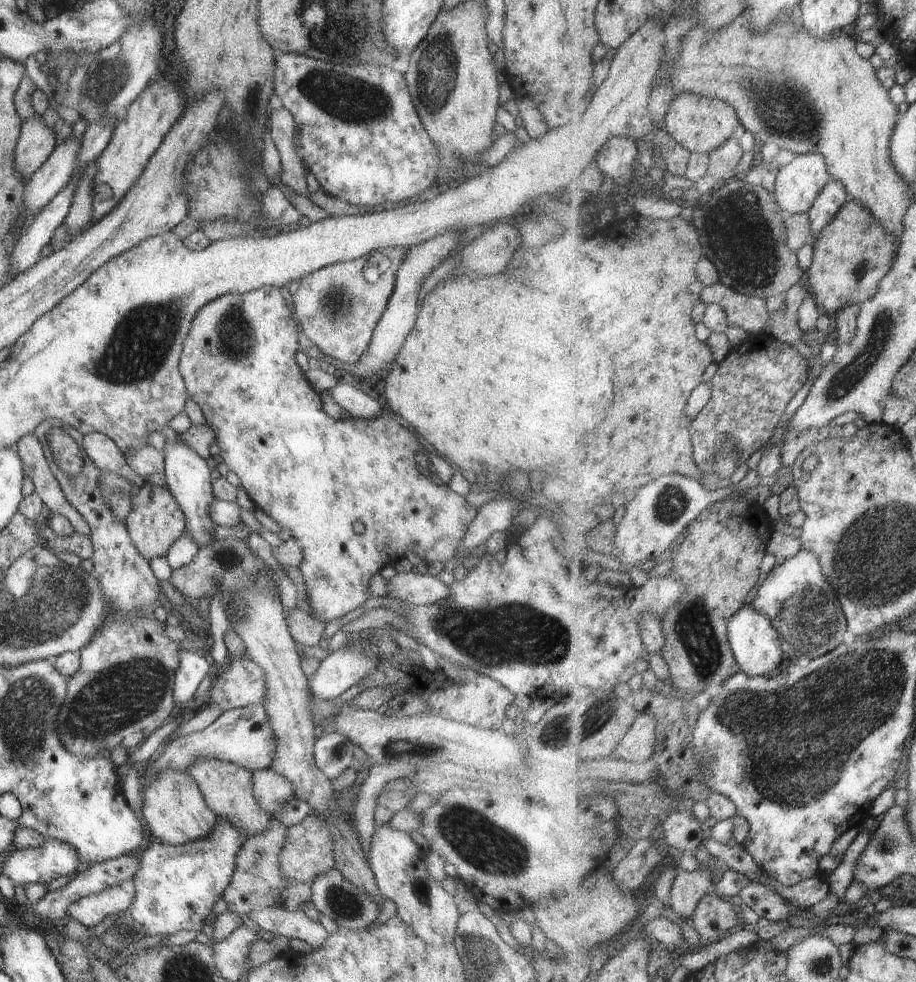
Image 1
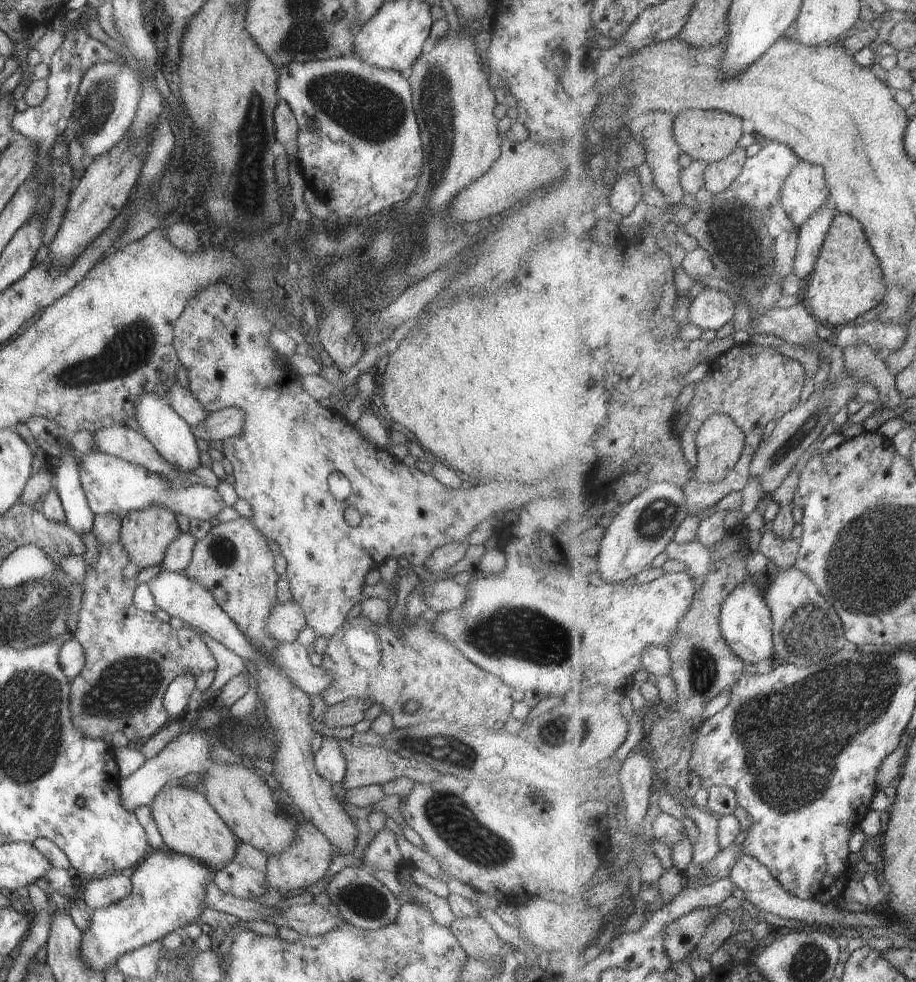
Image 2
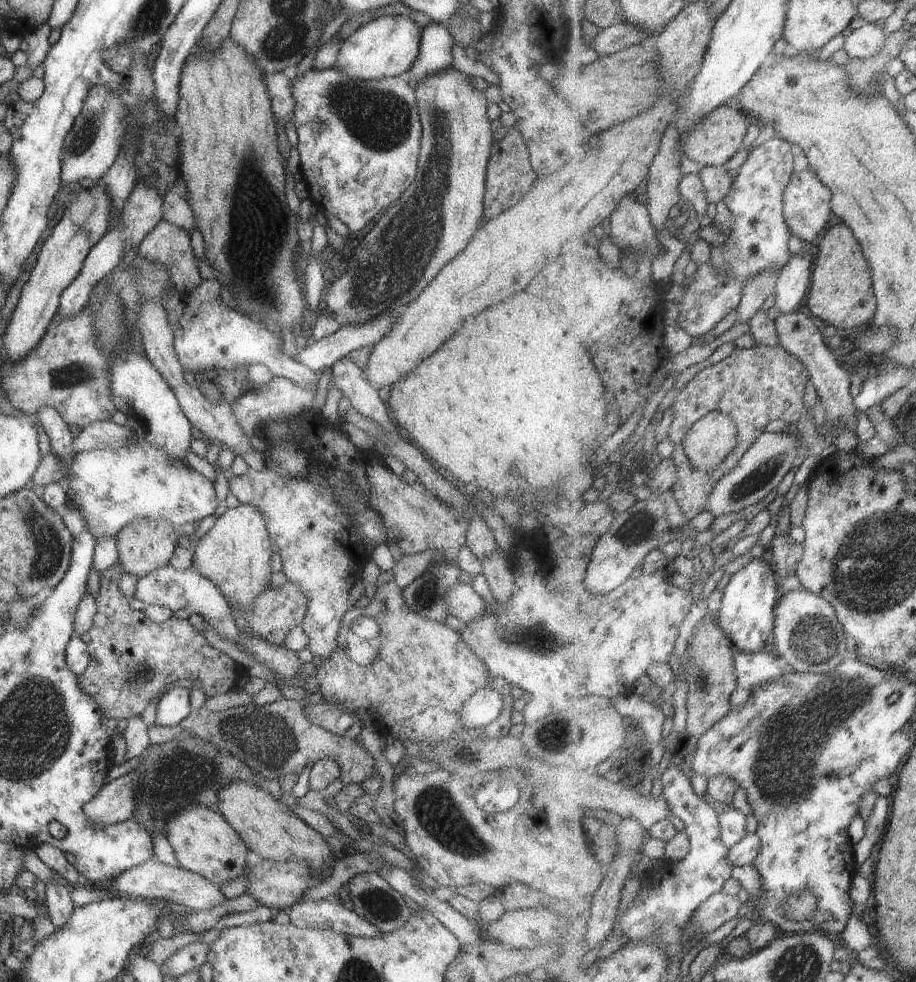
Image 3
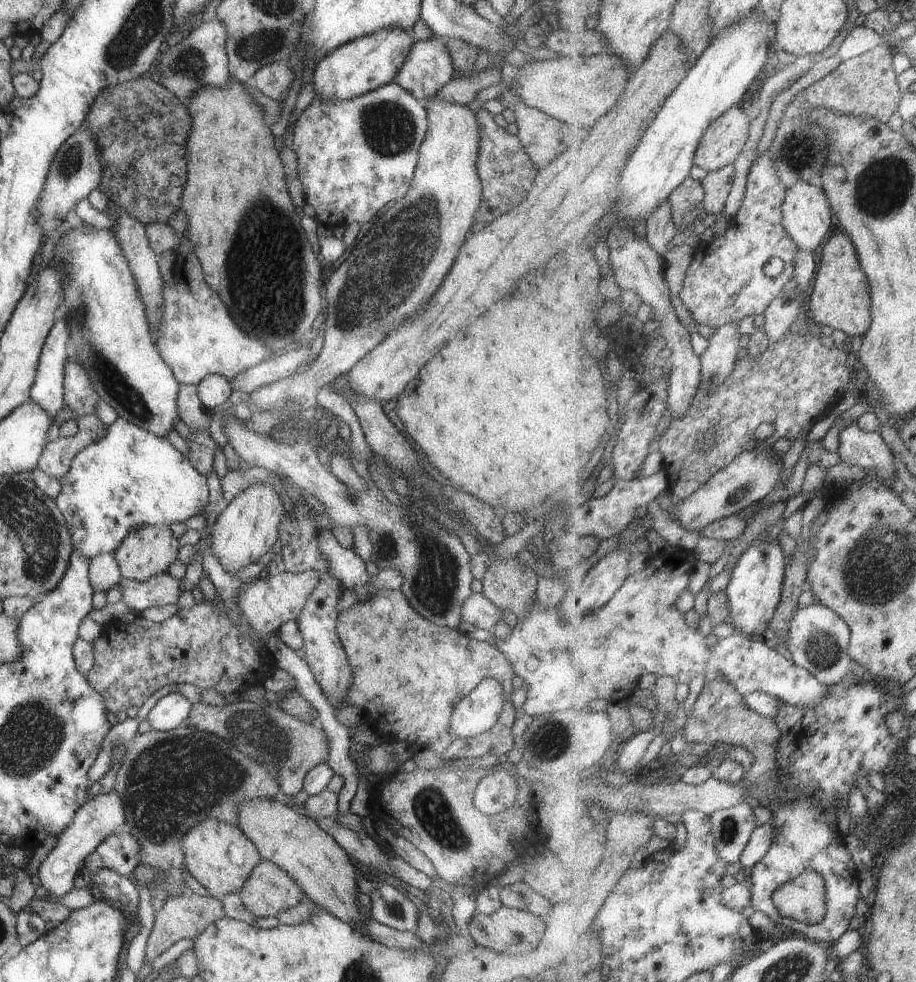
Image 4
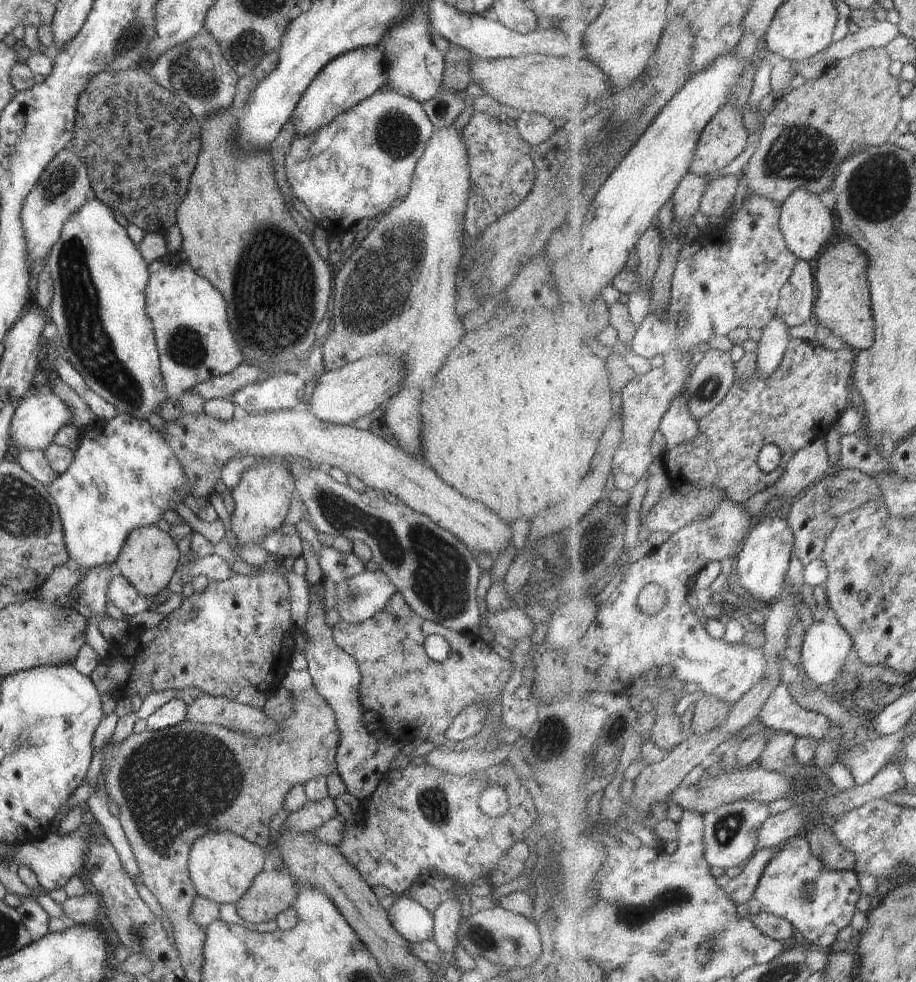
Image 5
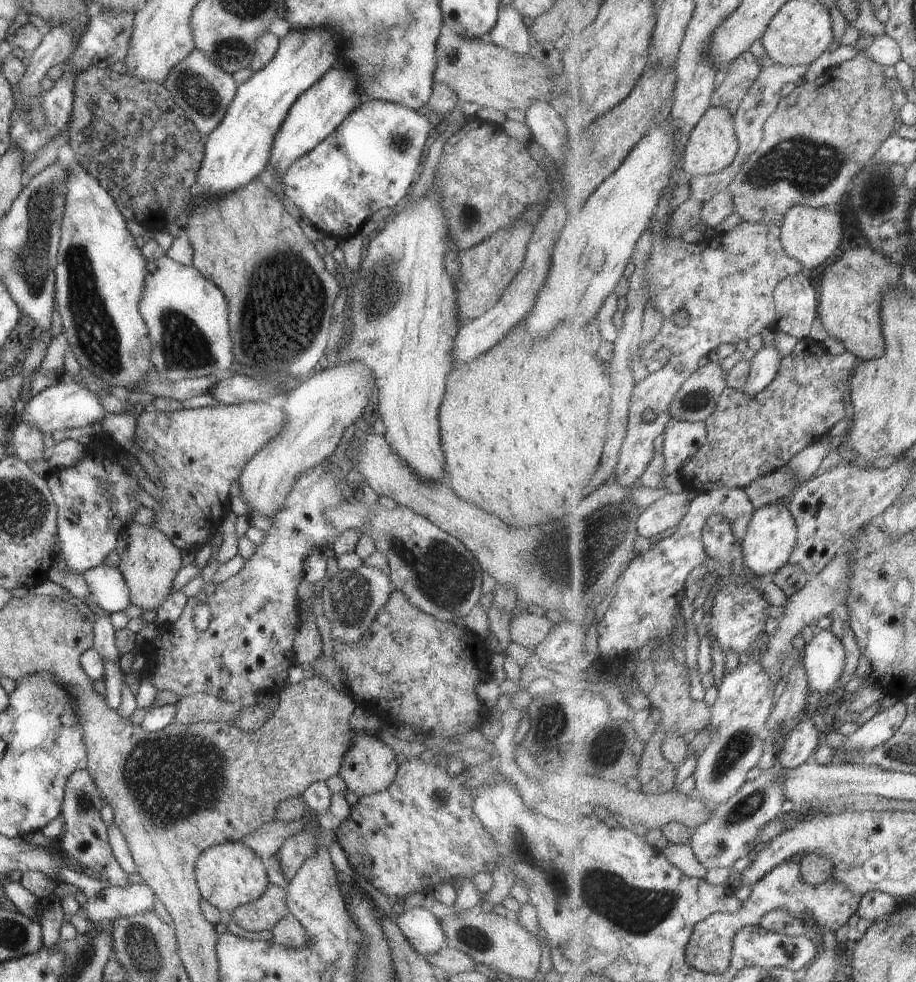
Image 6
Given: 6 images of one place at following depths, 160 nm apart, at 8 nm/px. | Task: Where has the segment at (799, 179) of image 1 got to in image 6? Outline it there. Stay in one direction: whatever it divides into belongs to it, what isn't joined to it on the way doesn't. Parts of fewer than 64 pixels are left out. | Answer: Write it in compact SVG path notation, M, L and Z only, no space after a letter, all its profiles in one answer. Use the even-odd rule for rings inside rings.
M795 205L785 213L780 229L784 249L809 270L825 264L833 254L840 254L843 250L841 216L834 210L829 211L825 207Z

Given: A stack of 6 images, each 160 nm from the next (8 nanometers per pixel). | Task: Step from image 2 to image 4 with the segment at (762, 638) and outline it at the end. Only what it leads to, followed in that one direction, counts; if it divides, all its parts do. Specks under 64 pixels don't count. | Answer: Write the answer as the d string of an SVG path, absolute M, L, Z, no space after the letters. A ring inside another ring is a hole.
M770 535L756 547L751 547L737 559L732 579L726 588L730 600L731 624L741 634L763 634L770 628L776 608L782 599L782 584L786 573L786 558L781 546Z

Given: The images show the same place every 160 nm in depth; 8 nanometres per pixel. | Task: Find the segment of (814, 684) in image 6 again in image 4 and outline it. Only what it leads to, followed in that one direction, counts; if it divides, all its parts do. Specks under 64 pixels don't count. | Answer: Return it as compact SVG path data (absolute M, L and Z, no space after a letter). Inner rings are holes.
M821 602L798 608L788 630L788 650L793 662L806 668L819 682L834 685L841 682L856 667L850 655L852 630L834 610Z

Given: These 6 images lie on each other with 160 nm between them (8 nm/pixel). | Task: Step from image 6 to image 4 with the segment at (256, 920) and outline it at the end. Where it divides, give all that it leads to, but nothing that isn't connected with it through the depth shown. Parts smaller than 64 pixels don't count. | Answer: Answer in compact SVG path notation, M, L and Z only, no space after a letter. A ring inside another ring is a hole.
M260 860L237 892L243 906L255 916L276 916L304 900L304 892L273 862Z

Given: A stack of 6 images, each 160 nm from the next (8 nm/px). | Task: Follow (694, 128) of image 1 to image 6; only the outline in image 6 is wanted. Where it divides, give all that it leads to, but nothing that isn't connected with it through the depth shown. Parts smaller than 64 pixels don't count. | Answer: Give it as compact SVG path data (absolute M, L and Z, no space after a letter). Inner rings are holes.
M709 107L708 112L692 130L689 145L682 154L684 175L692 178L717 174L736 161L737 153L740 152L740 142L735 122L736 119L728 108Z

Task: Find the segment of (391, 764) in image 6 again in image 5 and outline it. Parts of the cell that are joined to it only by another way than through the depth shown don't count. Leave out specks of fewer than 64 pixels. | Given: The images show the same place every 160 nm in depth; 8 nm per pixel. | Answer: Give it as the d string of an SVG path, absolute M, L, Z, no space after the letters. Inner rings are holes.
M317 593L308 594L308 609L306 612L305 623L300 627L306 638L305 648L301 651L304 659L307 663L307 672L312 680L312 686L320 694L325 702L330 706L330 709L334 712L336 725L338 726L338 743L336 748L336 770L343 784L346 786L346 792L355 796L355 798L362 802L375 790L377 783L383 778L383 775L387 772L387 766L389 761L398 754L402 742L394 740L393 738L387 738L384 742L377 742L373 738L372 733L365 729L365 725L362 720L363 710L359 697L358 697L358 684L360 681L360 672L357 663L353 660L352 656L349 656L344 650L341 650L336 645L336 642L332 637L331 628L325 625L325 610L323 609L323 600L318 597Z

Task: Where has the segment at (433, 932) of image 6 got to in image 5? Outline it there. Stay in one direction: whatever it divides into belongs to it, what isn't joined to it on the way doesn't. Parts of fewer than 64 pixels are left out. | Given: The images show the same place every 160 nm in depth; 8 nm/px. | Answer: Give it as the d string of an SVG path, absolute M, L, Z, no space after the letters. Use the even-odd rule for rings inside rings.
M408 893L394 896L386 915L397 934L409 943L432 938L432 913L412 899Z

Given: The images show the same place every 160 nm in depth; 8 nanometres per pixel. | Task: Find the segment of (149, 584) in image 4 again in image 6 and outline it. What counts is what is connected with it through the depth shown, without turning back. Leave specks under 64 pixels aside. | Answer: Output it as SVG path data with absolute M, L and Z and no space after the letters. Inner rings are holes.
M105 561L82 572L91 598L99 608L108 613L125 610L131 605L129 591L115 562L109 566Z

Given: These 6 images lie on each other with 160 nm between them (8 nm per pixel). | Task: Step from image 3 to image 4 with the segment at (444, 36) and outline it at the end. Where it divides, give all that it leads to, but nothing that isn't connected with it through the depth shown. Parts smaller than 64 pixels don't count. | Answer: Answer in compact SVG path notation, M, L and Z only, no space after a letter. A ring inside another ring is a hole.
M444 39L413 40L394 82L416 99L425 101L447 84L453 69Z

